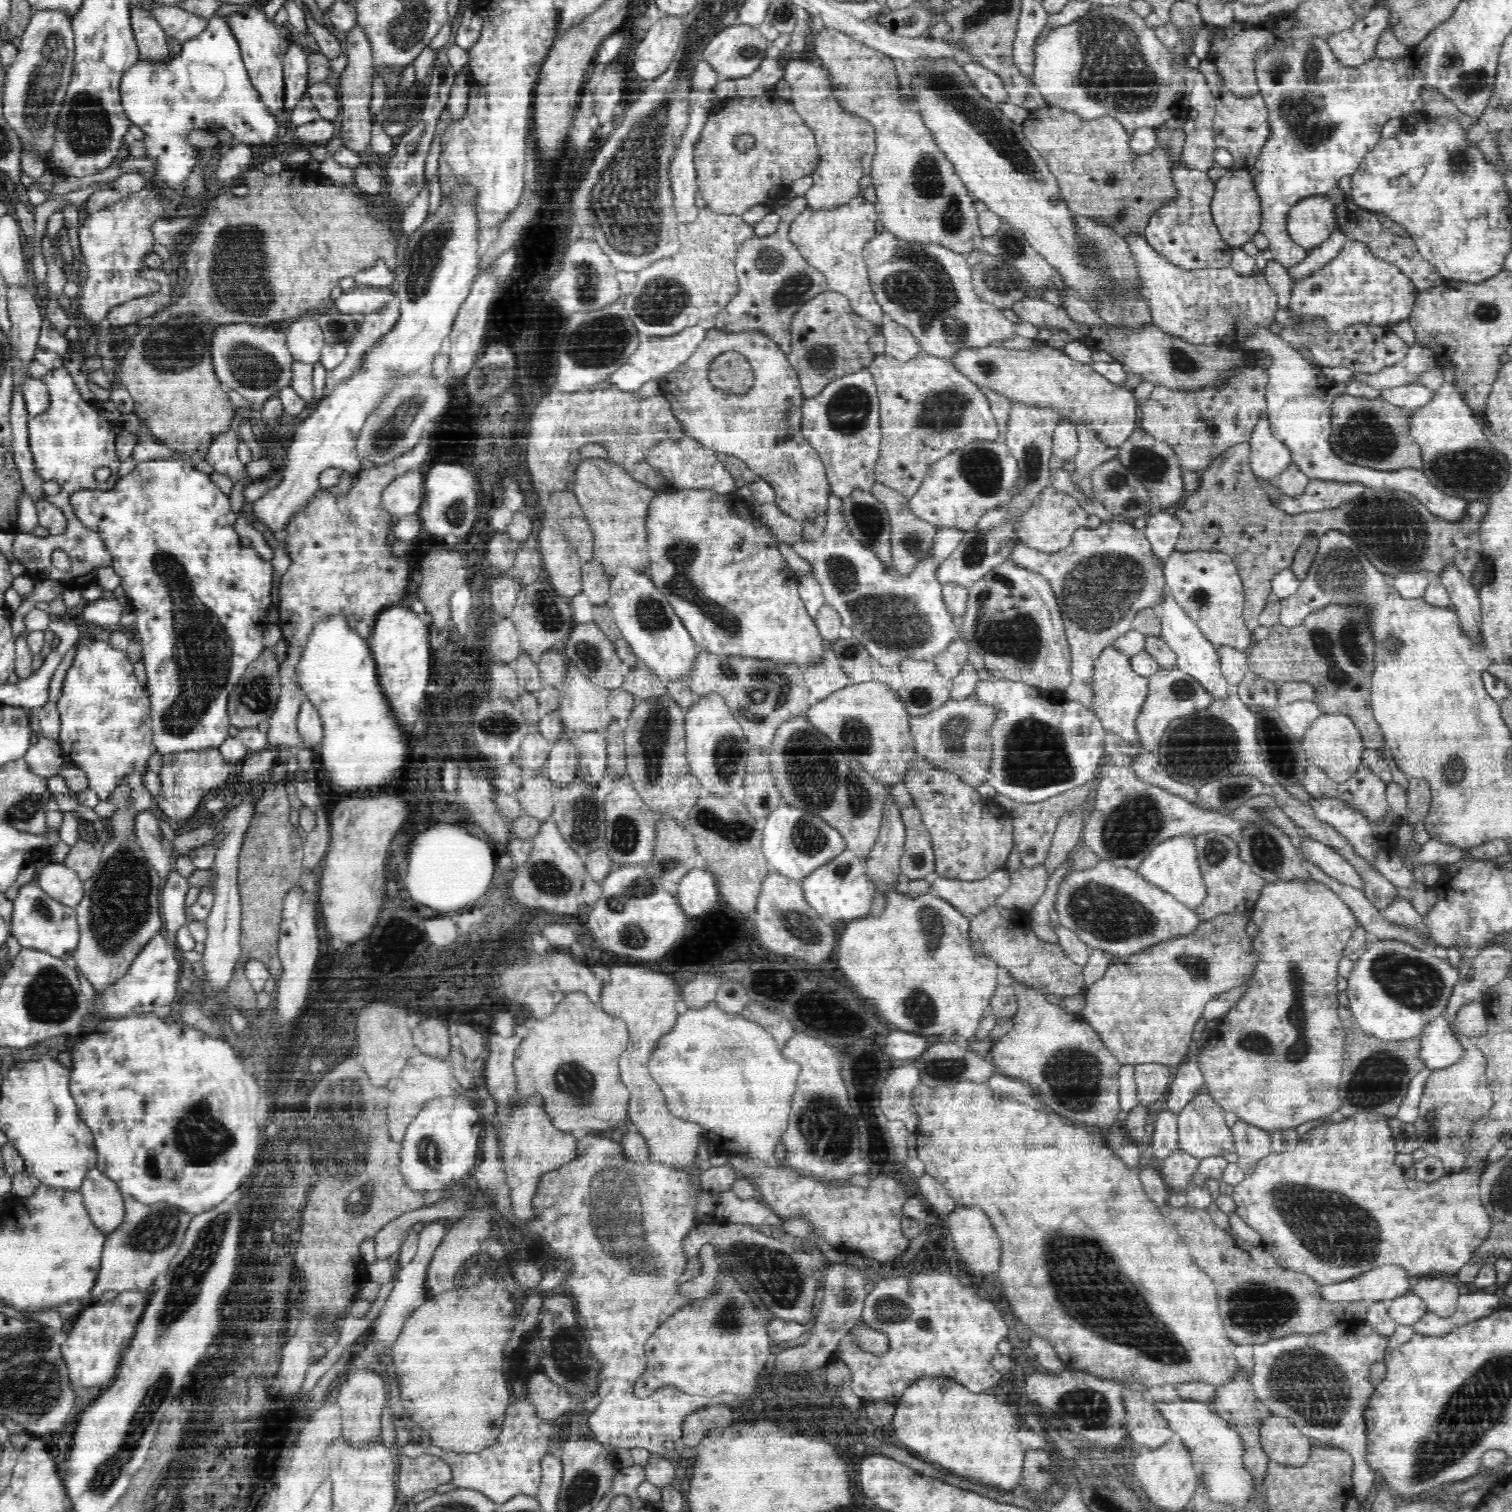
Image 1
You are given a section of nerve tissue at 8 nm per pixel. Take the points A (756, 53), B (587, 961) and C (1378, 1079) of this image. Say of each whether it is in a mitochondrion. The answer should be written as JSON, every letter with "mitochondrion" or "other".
{"A":"mitochondrion","B":"other","C":"mitochondrion"}

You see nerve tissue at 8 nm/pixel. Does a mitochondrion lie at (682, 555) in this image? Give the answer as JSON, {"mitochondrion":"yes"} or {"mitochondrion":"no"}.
{"mitochondrion":"yes"}

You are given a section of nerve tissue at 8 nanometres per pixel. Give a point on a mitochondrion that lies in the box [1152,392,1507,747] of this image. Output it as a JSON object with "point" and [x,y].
{"point":[1391,528]}

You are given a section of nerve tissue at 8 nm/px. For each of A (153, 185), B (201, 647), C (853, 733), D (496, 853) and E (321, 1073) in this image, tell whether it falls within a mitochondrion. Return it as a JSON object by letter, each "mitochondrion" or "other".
{"A":"other","B":"mitochondrion","C":"mitochondrion","D":"other","E":"other"}

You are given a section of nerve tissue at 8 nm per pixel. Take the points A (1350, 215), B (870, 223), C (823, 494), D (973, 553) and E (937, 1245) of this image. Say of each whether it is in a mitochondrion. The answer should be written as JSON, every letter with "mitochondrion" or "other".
{"A":"other","B":"other","C":"other","D":"mitochondrion","E":"other"}

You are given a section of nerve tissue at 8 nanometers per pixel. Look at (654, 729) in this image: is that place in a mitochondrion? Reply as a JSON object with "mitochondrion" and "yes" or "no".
{"mitochondrion":"yes"}

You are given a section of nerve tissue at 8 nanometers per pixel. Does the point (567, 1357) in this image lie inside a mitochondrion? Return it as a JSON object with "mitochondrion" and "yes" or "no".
{"mitochondrion":"yes"}

